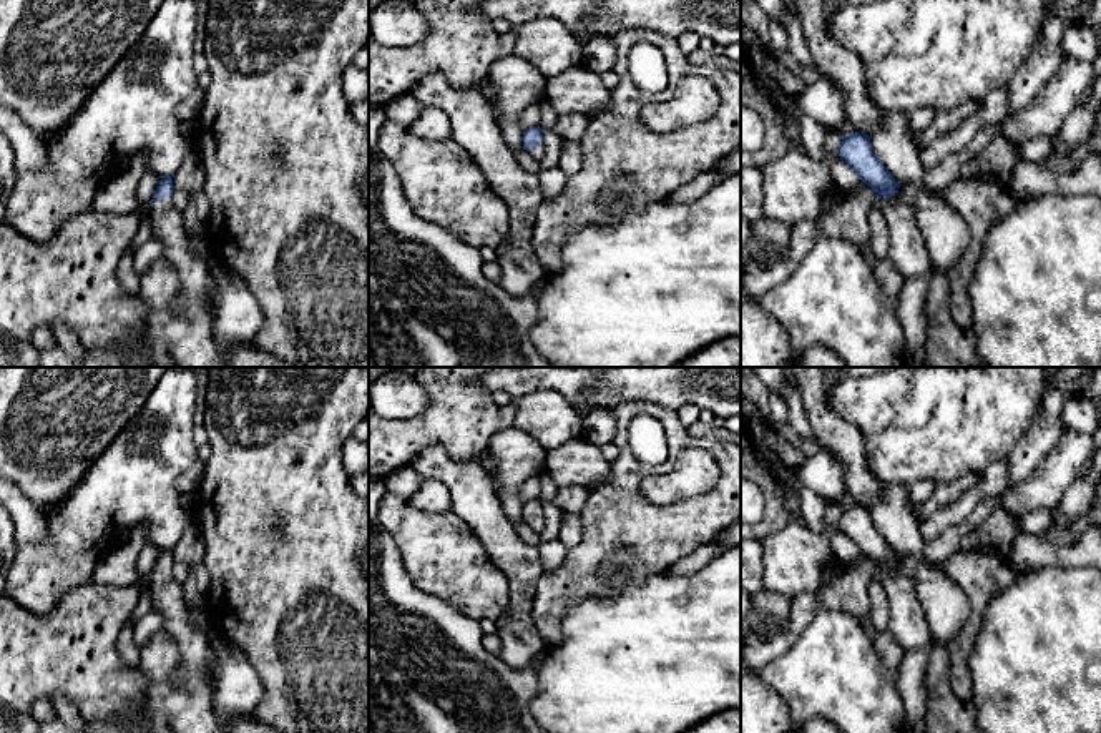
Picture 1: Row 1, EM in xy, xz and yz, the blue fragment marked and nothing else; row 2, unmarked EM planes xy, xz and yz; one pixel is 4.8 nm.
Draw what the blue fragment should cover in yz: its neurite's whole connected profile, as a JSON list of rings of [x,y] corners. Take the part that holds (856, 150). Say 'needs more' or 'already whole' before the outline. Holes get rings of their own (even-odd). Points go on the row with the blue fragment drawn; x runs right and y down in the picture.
already whole | [[[849,133],[839,145],[840,160],[870,186],[877,198],[892,198],[898,193],[900,183],[882,165],[865,133]]]

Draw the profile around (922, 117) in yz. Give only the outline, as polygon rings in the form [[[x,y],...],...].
[[[925,105],[925,106],[917,108],[912,113],[912,130],[915,133],[923,133],[930,126],[935,115],[937,111],[933,105]]]

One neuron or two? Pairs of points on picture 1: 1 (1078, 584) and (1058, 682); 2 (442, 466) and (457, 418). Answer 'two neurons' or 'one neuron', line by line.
1: one neuron
2: two neurons

